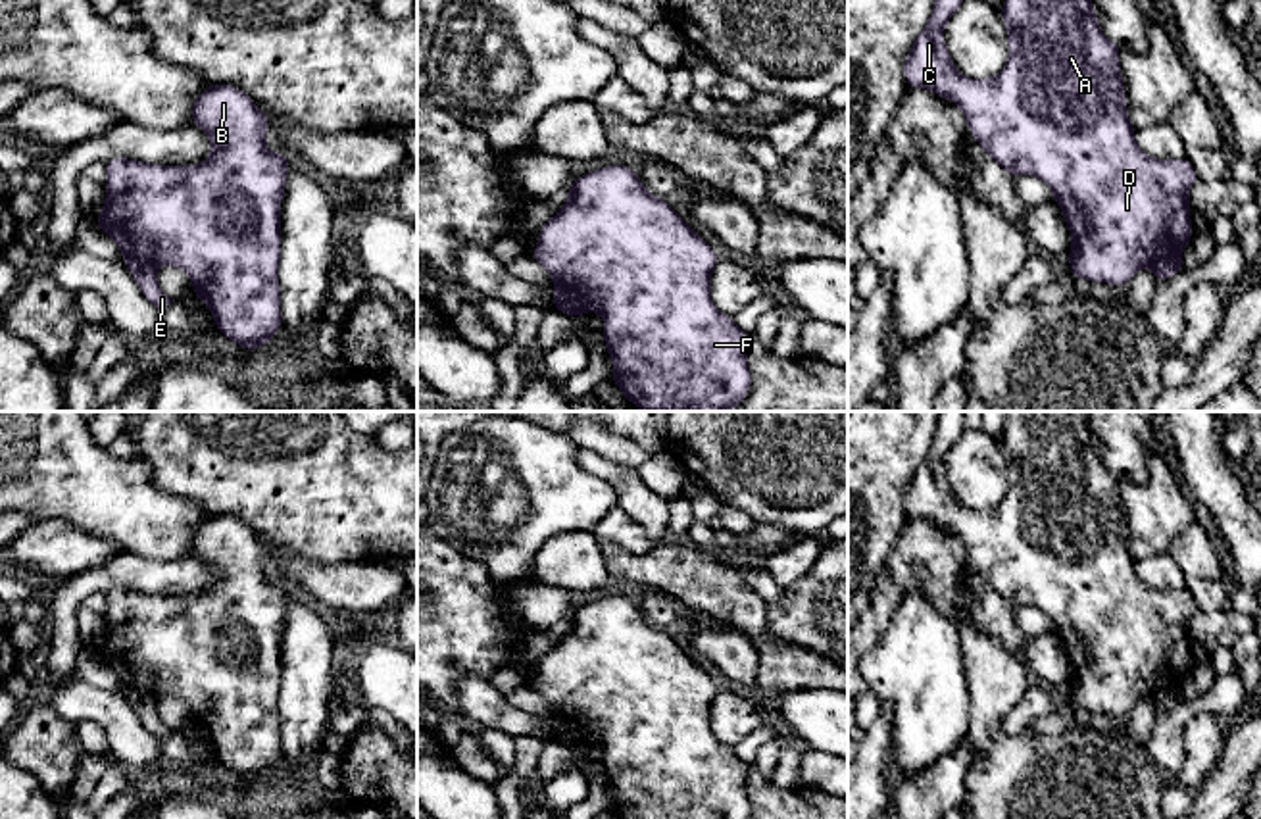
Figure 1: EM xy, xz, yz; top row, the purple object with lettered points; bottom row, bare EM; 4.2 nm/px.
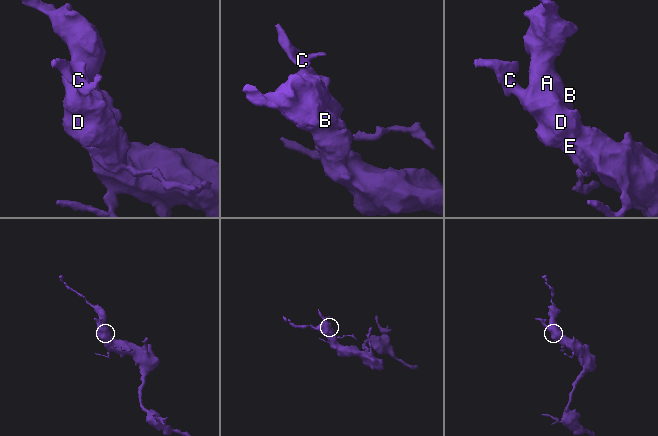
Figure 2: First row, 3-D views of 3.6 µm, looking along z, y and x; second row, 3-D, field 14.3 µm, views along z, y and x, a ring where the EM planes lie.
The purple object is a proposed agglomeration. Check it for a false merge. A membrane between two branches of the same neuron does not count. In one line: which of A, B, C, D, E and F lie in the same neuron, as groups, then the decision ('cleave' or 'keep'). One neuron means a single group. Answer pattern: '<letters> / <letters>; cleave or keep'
A B C D F / E; cleave

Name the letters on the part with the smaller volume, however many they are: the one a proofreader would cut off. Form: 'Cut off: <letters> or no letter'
Cut off: E

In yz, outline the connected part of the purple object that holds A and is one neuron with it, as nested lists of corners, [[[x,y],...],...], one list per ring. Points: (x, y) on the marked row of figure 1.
[[[934,0],[927,27],[913,40],[903,62],[907,87],[953,102],[975,140],[994,161],[1013,177],[1034,175],[1051,188],[1073,235],[1069,267],[1076,279],[1125,286],[1142,267],[1180,256],[1194,235],[1188,192],[1198,181],[1196,169],[1188,158],[1150,158],[1136,144],[1121,75],[1121,46],[1101,33],[1092,2],[1005,0],[1000,15],[1007,31],[1009,58],[996,77],[980,81],[961,75],[944,44],[944,27],[961,4],[963,0]]]

